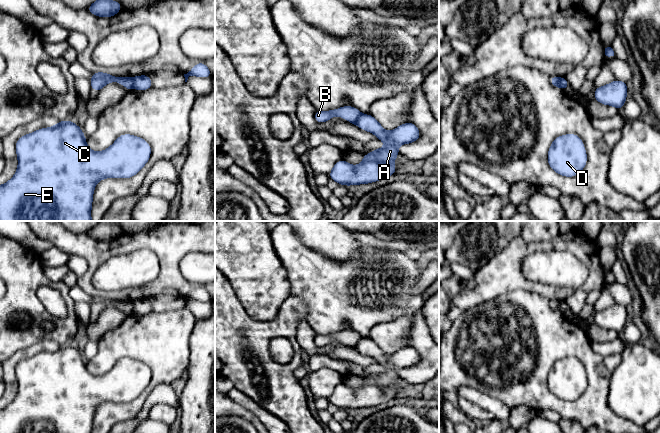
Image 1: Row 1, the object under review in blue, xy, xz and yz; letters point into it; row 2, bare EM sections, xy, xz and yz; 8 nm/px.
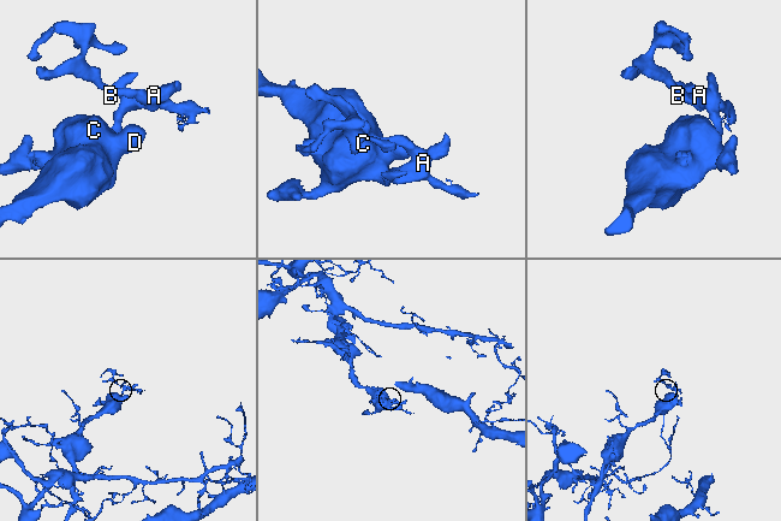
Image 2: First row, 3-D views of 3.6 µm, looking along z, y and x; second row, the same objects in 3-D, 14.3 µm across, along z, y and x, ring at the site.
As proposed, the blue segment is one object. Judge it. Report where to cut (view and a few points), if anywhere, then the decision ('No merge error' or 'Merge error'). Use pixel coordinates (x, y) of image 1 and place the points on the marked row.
Split along xy (132, 78), (133, 87). Merge error

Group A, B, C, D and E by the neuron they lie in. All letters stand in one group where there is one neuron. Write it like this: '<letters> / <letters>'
A C D E / B

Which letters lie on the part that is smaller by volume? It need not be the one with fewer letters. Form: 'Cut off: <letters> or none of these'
Cut off: B

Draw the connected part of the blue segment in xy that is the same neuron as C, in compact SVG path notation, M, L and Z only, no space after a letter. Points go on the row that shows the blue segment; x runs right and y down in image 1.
M69 119L57 122L50 128L40 128L33 133L21 136L16 144L15 149L18 158L18 167L15 175L4 185L0 186L0 221L92 221L91 209L93 193L96 184L105 178L123 178L128 179L140 172L151 156L151 146L148 142L138 136L131 134L120 135L115 142L104 151L92 151L86 144L86 137L82 129Z

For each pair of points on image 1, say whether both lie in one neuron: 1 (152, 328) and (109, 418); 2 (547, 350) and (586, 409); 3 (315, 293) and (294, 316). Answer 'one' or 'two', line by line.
1: one
2: one
3: two

